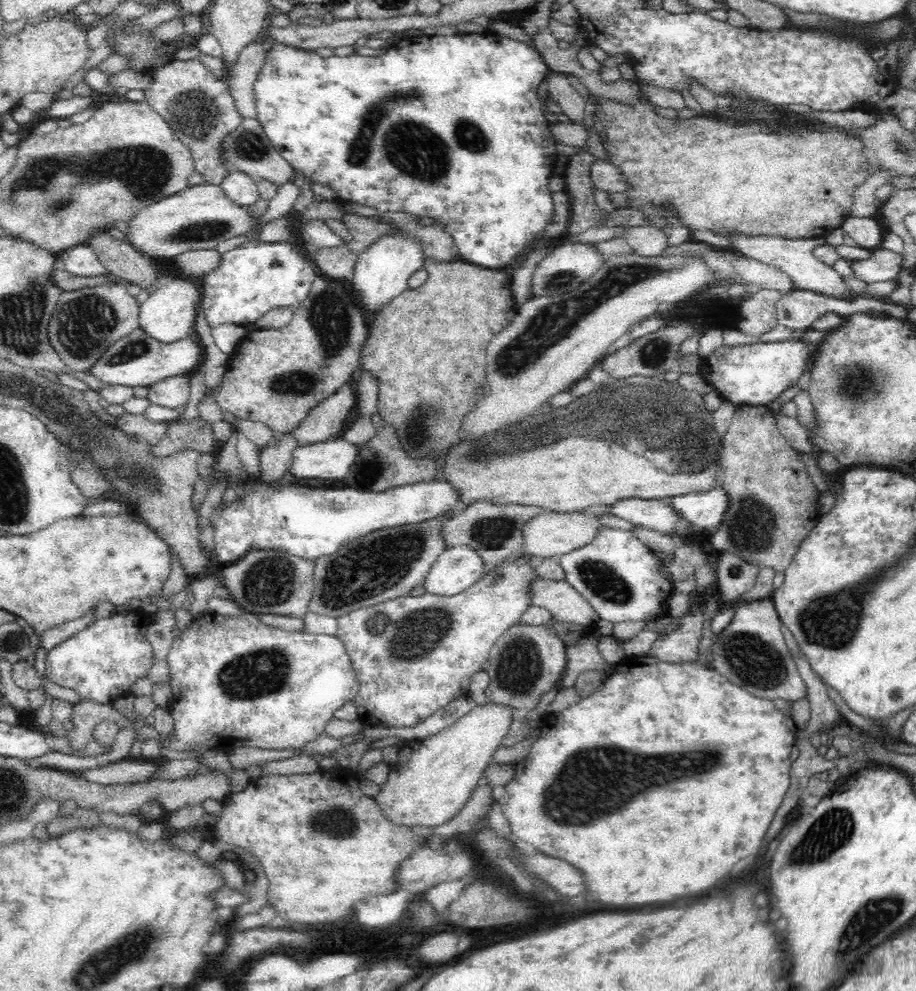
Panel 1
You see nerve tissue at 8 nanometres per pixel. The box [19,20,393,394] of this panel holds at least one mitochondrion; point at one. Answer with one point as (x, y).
(83, 325)

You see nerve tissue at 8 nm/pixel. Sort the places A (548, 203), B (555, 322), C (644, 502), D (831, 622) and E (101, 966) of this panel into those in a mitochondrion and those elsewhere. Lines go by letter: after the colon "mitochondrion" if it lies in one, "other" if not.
A: other
B: mitochondrion
C: other
D: mitochondrion
E: mitochondrion

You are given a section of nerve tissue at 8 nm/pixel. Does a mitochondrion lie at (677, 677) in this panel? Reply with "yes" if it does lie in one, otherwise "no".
no

